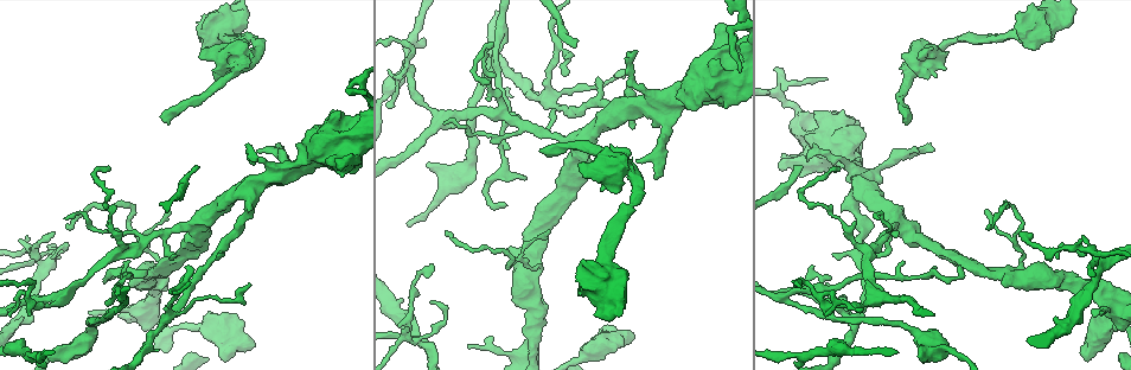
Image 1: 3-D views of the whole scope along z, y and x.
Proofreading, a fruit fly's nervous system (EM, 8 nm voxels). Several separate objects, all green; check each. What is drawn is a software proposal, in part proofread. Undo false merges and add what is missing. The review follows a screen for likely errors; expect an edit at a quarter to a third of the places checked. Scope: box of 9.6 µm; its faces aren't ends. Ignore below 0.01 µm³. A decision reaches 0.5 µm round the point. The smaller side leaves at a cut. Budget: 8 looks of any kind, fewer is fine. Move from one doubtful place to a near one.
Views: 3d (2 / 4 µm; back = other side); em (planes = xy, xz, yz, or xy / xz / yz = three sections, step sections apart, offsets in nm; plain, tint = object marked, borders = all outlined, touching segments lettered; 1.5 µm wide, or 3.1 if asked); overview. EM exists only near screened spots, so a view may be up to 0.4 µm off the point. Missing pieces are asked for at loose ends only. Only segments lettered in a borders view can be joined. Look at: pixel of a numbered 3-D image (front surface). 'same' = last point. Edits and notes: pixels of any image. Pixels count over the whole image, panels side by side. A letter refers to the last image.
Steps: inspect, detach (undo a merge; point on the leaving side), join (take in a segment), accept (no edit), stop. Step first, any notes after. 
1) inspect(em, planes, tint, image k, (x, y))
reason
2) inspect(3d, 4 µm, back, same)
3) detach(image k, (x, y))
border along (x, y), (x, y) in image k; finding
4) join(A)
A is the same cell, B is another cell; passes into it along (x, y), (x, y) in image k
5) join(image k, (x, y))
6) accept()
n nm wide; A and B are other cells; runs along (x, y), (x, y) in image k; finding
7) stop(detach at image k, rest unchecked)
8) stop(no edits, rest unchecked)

inspect(3d, 2 µm, image 1, (554, 108))
thin end

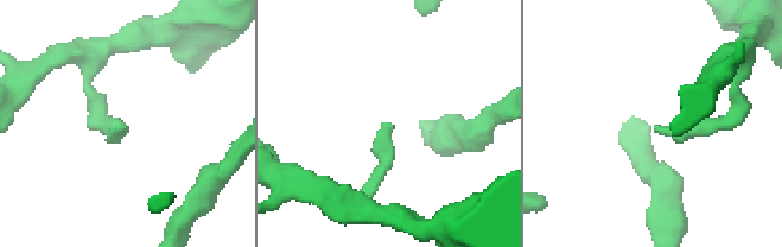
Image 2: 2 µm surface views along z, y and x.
inspect(em, planes, borders, image 2, (121, 129))
shape alone is not enough

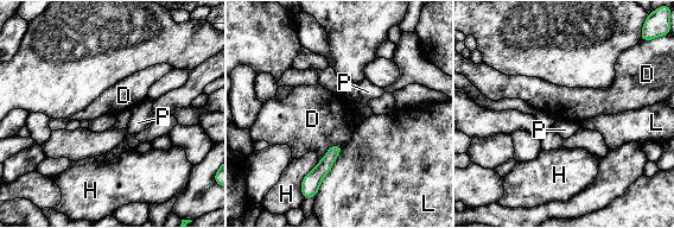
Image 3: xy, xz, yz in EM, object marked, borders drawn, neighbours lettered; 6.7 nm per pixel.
accept()
D, H, L and P are other cells; runs along (336, 147), (323, 168), (304, 184) in image 3; no lettered segment goes on from it

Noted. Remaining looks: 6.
inspect(em, planes, tint, image 1, (576, 44))
free end

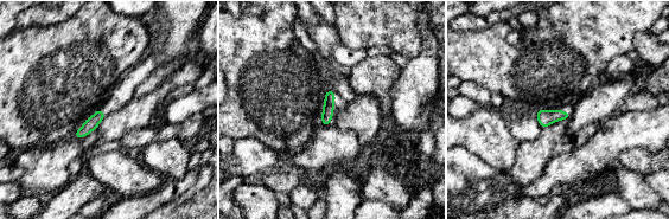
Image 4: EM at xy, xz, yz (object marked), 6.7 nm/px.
inspect(em, planes, borders, same)
what lies round it

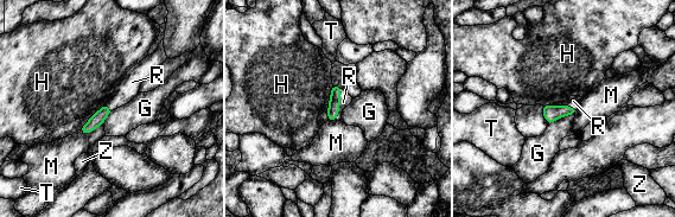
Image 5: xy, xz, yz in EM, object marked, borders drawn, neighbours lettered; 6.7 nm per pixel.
join(R)
H touches over 240 nm; R is the same cell, G, H, M, T and Z are other cells; passes into it along (333, 103), (338, 104), (345, 99) in image 5; the neuron continues

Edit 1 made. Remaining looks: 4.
inspect(3d, 4 µm, image 1, (543, 151))
long arm stops here

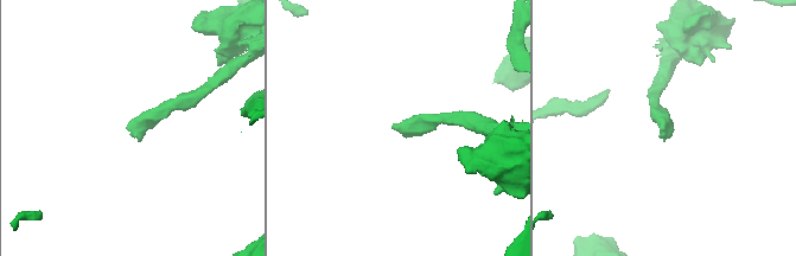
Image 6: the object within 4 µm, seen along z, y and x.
inspect(em, xy, step 4, borders, image 6, (128, 126))

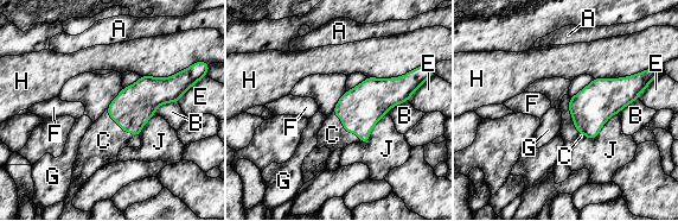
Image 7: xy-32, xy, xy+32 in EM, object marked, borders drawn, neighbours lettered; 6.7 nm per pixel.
join(C)
260 nm wide; C is the same cell, A, B, E, F, G, H and J are other cells; passes into it along (134, 106), (122, 127), (103, 140) in image 7; the neuron continues

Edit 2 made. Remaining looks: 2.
stop(join at image 5, join at image 7, rest unchecked)

